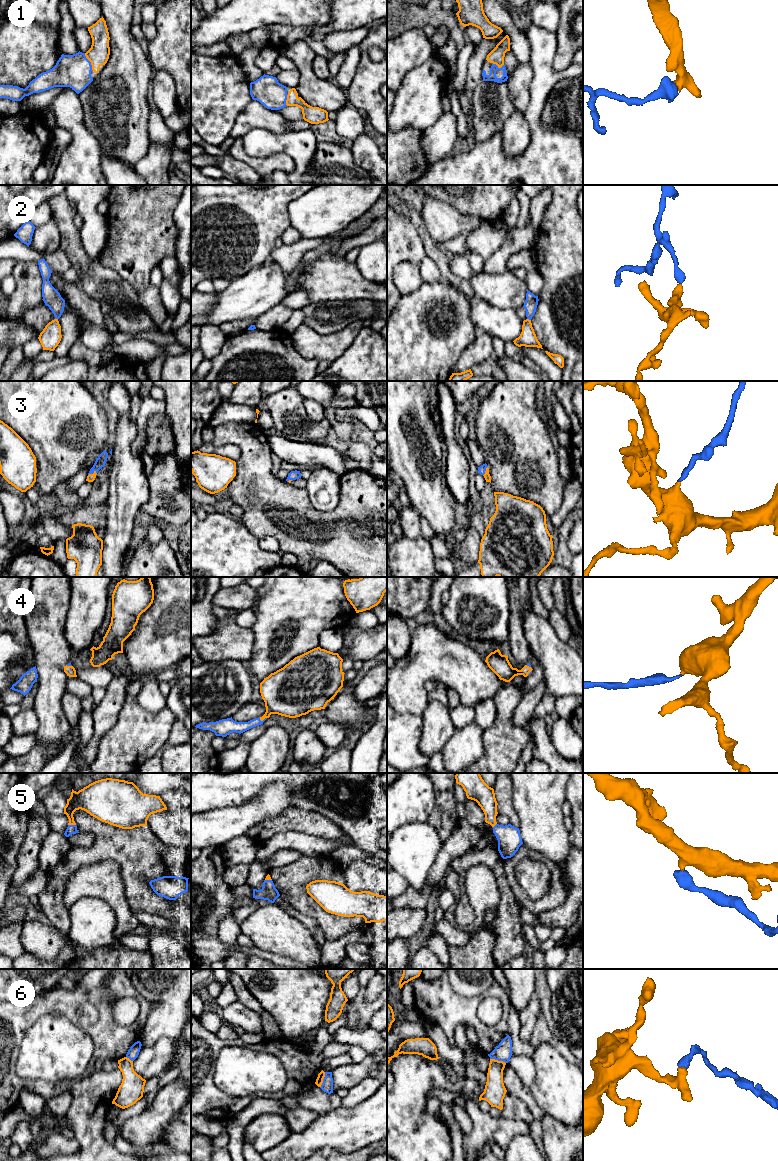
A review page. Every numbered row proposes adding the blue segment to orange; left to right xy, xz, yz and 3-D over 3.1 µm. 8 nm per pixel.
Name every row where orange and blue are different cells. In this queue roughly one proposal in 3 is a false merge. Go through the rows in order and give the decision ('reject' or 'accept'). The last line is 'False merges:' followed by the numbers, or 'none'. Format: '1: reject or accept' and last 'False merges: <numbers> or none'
1: accept
2: reject
3: accept
4: accept
5: accept
6: reject
False merges: 2, 6

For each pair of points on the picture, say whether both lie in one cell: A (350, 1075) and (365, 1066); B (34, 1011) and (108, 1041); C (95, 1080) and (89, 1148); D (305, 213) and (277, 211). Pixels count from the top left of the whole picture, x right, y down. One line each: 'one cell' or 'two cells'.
A: one cell
B: one cell
C: one cell
D: two cells

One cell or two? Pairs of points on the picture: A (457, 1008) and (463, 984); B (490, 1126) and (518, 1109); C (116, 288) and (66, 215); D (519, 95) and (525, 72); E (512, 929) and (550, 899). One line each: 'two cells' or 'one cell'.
A: two cells
B: two cells
C: one cell
D: one cell
E: two cells

